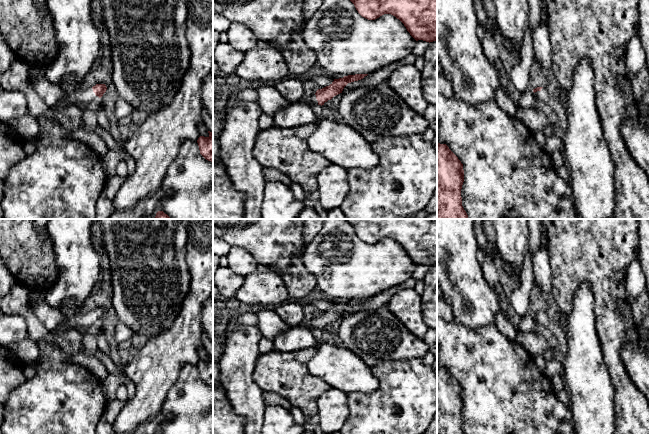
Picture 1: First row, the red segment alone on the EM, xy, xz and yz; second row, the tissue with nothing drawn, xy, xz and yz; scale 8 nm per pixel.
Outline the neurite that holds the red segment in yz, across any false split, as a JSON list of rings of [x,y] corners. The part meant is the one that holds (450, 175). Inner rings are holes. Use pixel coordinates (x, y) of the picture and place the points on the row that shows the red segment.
[[[437,142],[437,219],[469,219],[462,206],[463,164],[446,144]]]

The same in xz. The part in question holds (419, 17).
[[[437,0],[350,1],[358,13],[368,20],[391,14],[404,24],[416,41],[437,41]]]

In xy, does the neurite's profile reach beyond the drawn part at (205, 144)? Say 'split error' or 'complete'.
complete

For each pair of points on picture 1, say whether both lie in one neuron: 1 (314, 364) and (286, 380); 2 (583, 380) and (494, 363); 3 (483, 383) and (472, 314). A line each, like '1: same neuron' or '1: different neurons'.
1: different neurons
2: different neurons
3: different neurons

